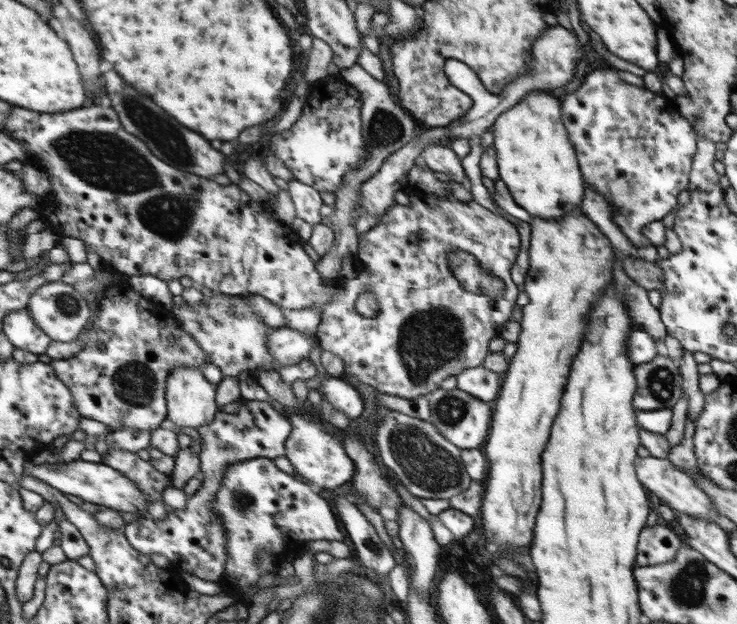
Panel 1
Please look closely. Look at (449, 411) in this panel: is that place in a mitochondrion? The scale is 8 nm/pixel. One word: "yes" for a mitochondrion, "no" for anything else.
yes

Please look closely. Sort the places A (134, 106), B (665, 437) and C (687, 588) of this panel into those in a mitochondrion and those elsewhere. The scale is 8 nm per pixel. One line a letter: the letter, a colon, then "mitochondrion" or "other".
A: mitochondrion
B: other
C: mitochondrion

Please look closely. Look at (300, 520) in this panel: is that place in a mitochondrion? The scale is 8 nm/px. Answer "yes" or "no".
no

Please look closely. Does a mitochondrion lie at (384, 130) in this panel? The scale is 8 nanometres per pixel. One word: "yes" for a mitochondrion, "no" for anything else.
yes

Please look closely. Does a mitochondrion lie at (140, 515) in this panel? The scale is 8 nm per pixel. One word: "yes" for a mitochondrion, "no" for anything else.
no

